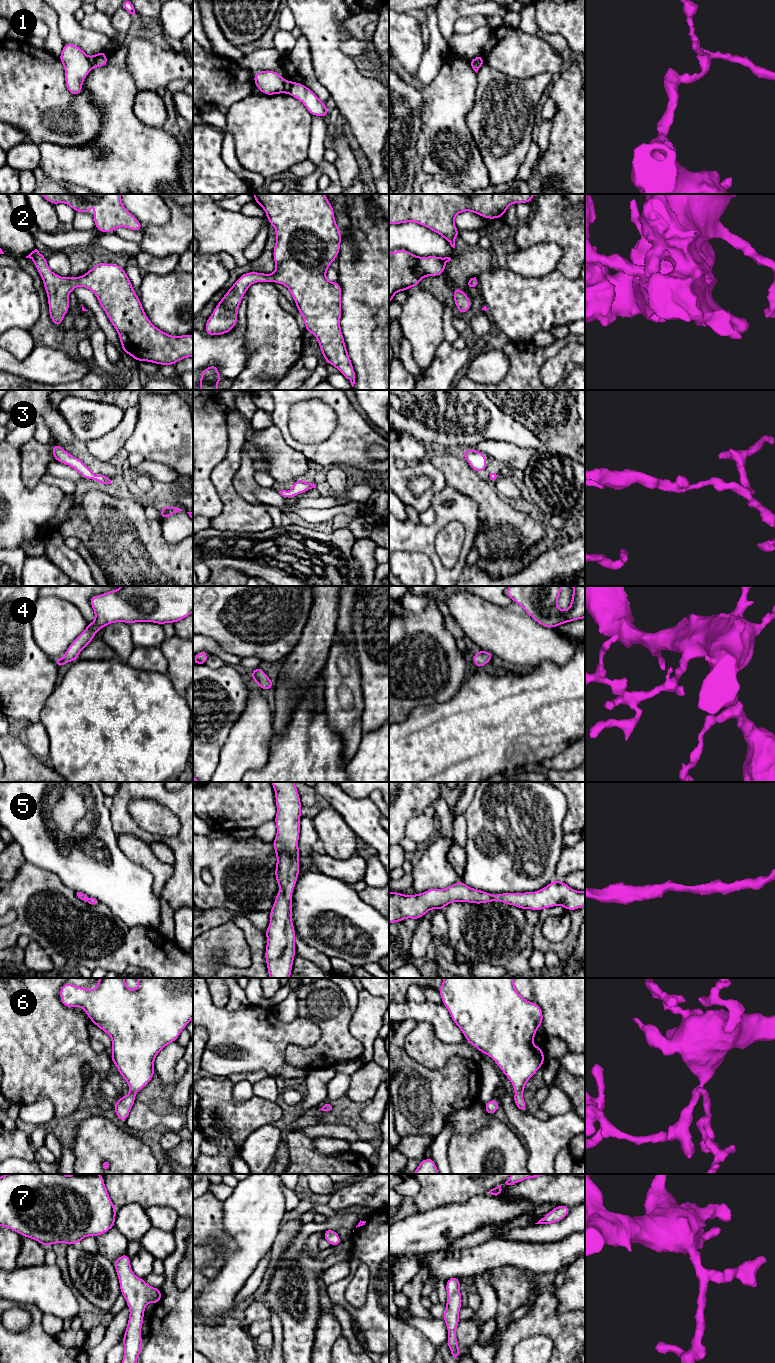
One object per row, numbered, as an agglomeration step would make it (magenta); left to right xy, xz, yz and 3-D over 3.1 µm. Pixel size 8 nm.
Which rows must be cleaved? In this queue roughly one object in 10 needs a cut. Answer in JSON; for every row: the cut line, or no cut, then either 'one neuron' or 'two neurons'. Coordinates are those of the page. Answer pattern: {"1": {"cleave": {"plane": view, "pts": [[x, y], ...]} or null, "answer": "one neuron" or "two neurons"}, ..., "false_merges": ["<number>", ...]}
{"1": {"cleave": {"plane": "xy", "pts": [[88, 57], [92, 67]]}, "answer": "two neurons"}, "2": {"cleave": null, "answer": "one neuron"}, "3": {"cleave": null, "answer": "one neuron"}, "4": {"cleave": null, "answer": "one neuron"}, "5": {"cleave": null, "answer": "one neuron"}, "6": {"cleave": null, "answer": "one neuron"}, "7": {"cleave": null, "answer": "one neuron"}, "false_merges": ["1"]}

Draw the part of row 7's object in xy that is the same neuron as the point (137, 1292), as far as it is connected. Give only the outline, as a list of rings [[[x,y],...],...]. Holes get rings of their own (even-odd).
[[[125,1252],[112,1262],[118,1275],[120,1292],[125,1297],[130,1309],[128,1325],[122,1339],[124,1345],[122,1363],[137,1362],[143,1344],[140,1330],[144,1323],[144,1308],[148,1302],[157,1305],[162,1297],[160,1288],[148,1285],[143,1278],[139,1278],[133,1273],[130,1260],[131,1258]]]

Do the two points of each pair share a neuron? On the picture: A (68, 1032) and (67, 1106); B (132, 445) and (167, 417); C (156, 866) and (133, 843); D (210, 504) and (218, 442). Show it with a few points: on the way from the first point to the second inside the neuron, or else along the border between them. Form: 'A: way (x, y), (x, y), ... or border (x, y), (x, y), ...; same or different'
A: way (67, 1050), (67, 1088); same
B: way (141, 441), (158, 426); same
C: way (150, 860), (139, 849); same
D: way (203, 489), (203, 458); same

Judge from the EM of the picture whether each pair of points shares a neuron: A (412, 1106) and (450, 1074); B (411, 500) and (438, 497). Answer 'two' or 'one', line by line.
A: one
B: two

